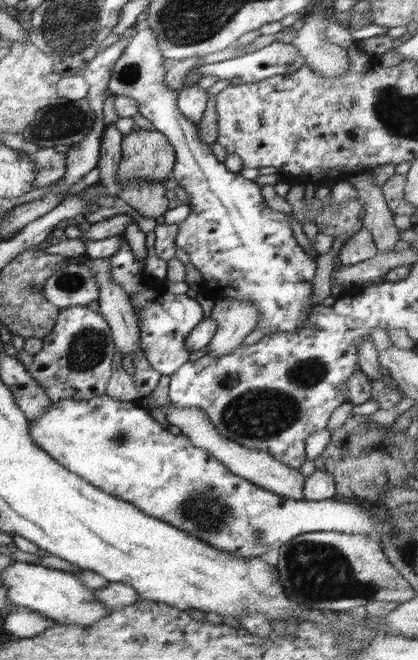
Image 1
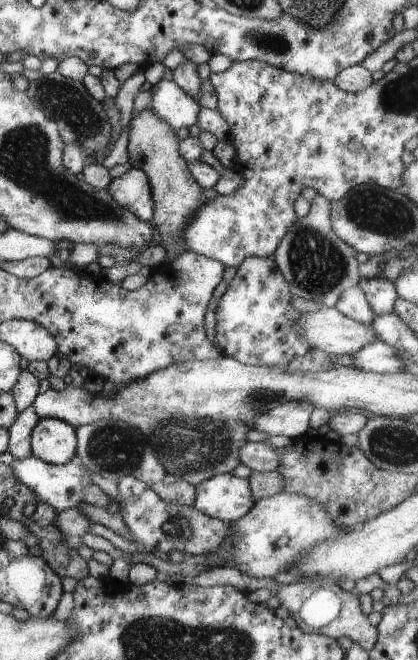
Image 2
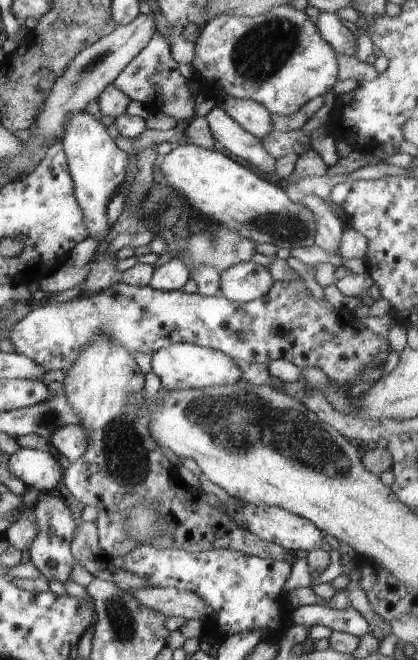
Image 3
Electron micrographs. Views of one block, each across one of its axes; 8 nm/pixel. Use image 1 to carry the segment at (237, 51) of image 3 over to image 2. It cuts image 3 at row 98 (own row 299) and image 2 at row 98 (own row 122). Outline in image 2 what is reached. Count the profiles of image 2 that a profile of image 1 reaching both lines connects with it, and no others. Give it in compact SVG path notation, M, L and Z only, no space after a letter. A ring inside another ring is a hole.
M160 80L151 91L151 109L156 118L164 120L174 131L197 123L202 105L190 94L184 93L173 80Z

